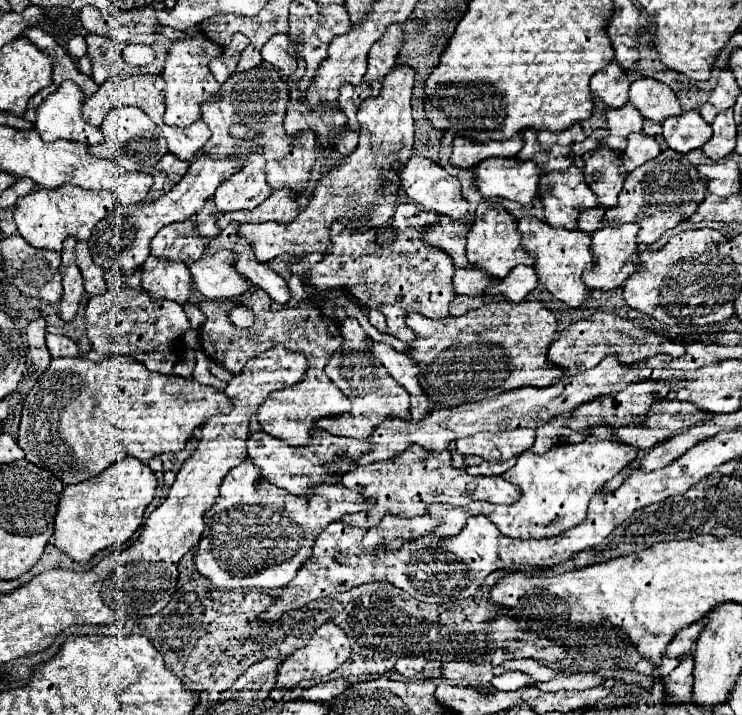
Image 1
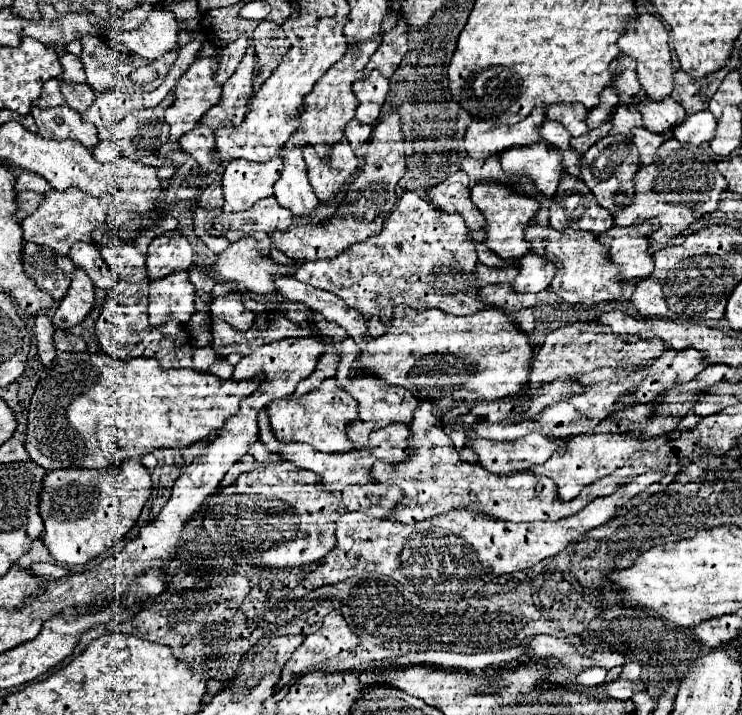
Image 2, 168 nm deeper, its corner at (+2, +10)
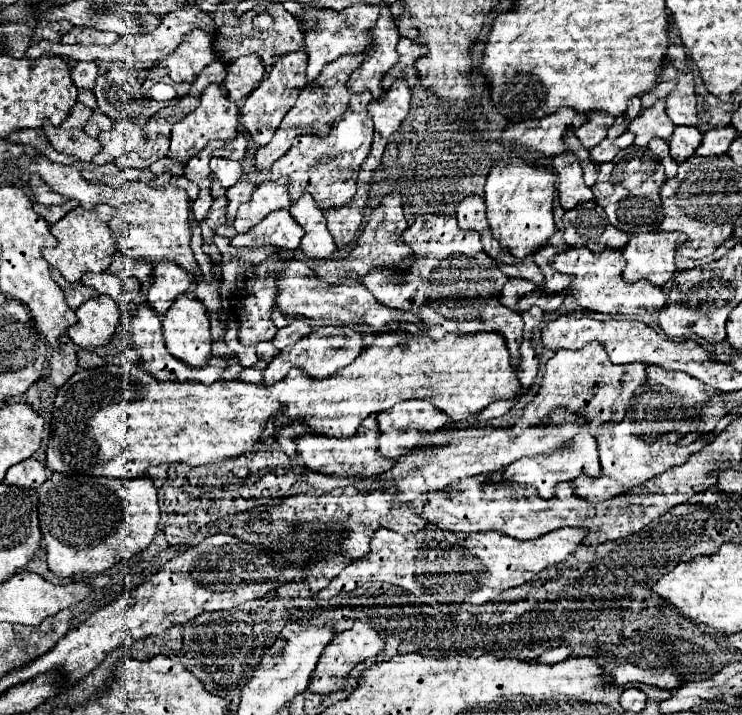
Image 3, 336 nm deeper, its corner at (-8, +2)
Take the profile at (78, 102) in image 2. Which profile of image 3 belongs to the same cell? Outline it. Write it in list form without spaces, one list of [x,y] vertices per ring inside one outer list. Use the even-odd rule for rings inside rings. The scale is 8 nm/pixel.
[[[94,113],[94,117],[88,121],[88,125],[84,127],[84,131],[90,135],[90,137],[98,137],[102,131],[110,131],[114,129],[112,127],[114,121],[110,121],[108,117],[102,117],[102,113]]]

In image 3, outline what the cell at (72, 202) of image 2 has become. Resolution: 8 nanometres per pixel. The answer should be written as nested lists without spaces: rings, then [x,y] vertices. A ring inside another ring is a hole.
[[[98,205],[92,211],[86,211],[82,207],[72,209],[66,217],[62,217],[58,223],[52,225],[52,235],[58,239],[58,247],[44,249],[44,259],[62,273],[62,277],[68,283],[80,281],[80,277],[86,271],[102,273],[108,269],[108,265],[114,259],[116,251],[116,239],[110,231],[110,219],[112,219],[112,207]]]

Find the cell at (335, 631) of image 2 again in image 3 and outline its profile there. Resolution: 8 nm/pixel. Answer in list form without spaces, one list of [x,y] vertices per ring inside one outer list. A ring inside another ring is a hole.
[[[354,621],[354,627],[348,629],[348,631],[338,633],[338,637],[334,637],[334,641],[330,641],[330,645],[326,647],[326,653],[322,653],[322,661],[318,661],[318,669],[314,671],[314,681],[318,681],[318,683],[314,683],[316,687],[312,691],[316,691],[316,693],[332,693],[332,691],[344,689],[346,679],[350,677],[350,671],[358,663],[376,657],[382,649],[384,649],[384,639],[378,635],[378,631],[374,631],[364,621]]]

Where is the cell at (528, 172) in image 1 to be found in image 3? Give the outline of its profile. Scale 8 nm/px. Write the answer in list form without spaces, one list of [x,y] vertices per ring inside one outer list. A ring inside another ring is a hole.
[[[564,153],[550,159],[552,169],[558,173],[558,199],[562,209],[574,209],[578,203],[592,201],[592,189],[584,185],[582,169],[576,155]]]

